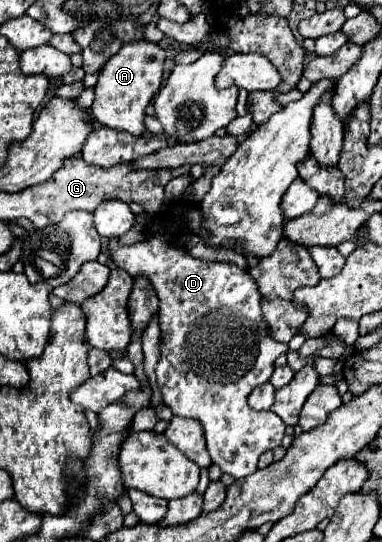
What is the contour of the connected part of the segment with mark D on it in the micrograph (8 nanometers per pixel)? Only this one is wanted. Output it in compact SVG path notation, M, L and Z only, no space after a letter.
M183 204L177 210L163 216L159 220L163 228L153 230L147 240L125 246L119 238L109 238L111 260L131 278L145 276L161 300L161 358L155 374L163 402L175 416L193 418L201 424L207 452L223 472L233 478L249 476L257 470L257 458L281 444L285 422L271 410L257 412L249 408L247 396L271 378L273 362L287 352L287 344L271 338L263 320L257 282L247 270L229 262L193 258L175 240L179 228L201 240L209 238L201 208Z

